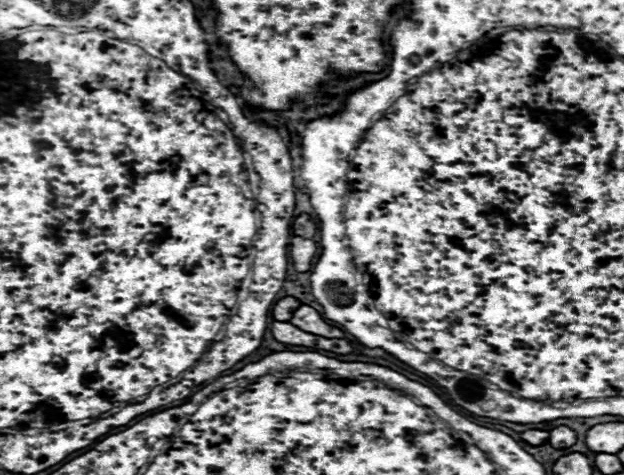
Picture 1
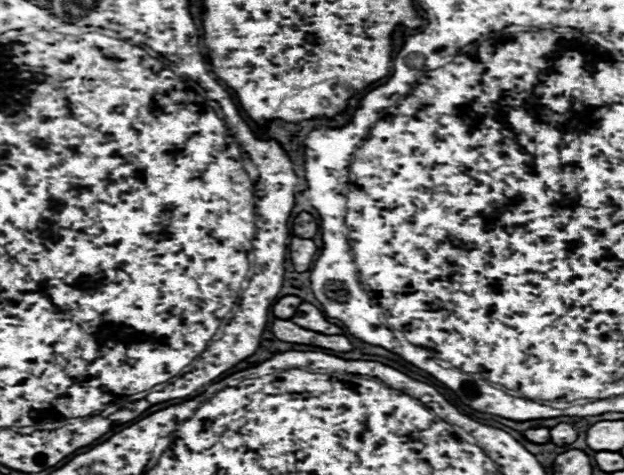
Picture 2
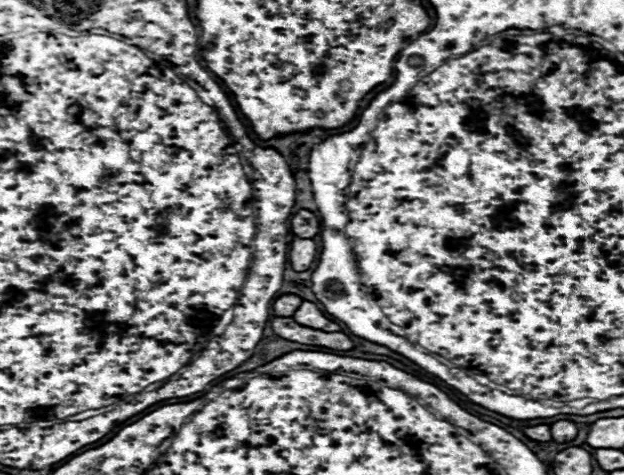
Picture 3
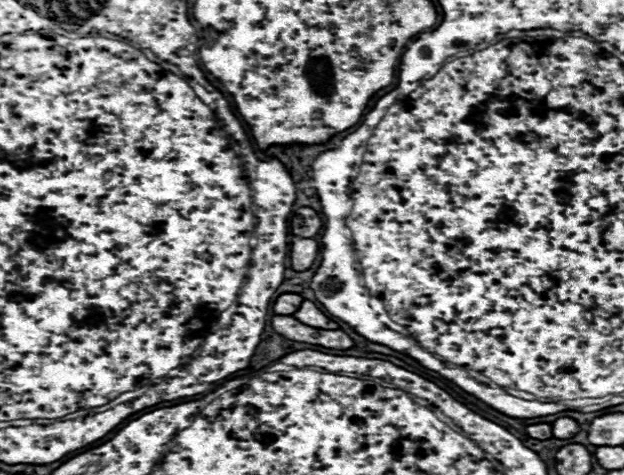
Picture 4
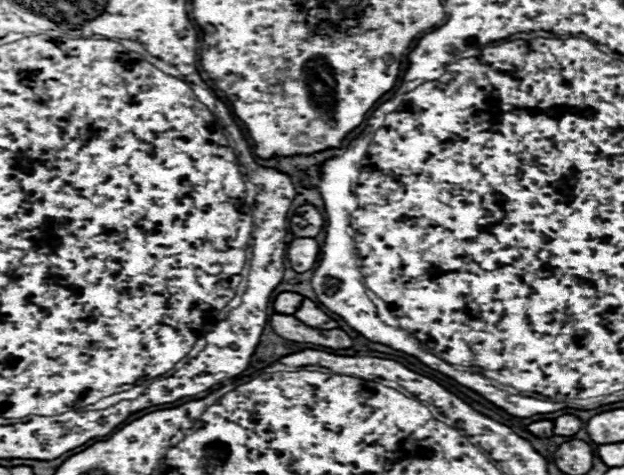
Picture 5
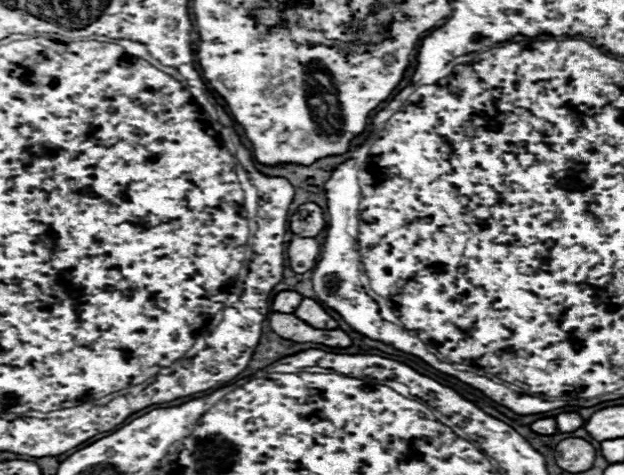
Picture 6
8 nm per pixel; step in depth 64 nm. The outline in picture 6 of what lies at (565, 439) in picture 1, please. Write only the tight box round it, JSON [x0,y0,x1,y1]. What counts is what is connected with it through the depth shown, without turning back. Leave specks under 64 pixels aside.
[556,412,584,432]

